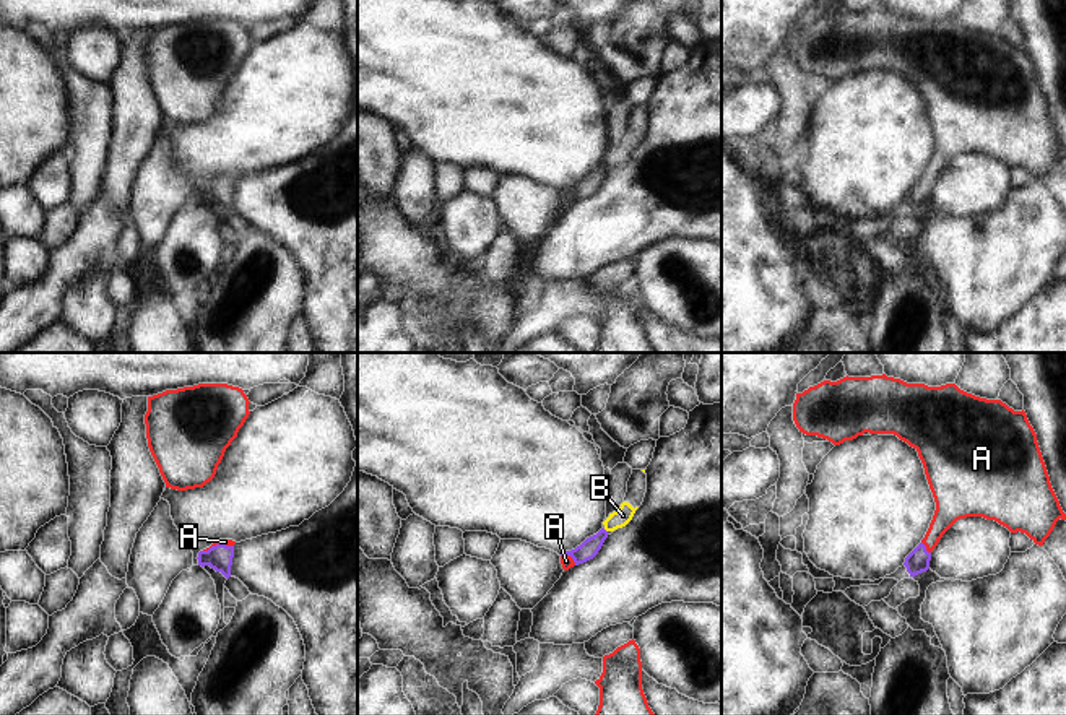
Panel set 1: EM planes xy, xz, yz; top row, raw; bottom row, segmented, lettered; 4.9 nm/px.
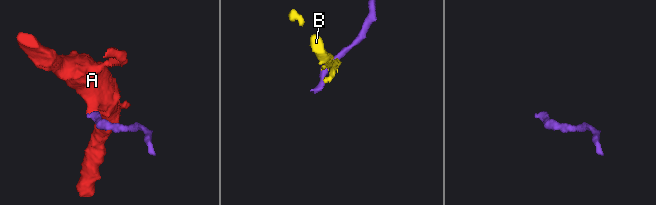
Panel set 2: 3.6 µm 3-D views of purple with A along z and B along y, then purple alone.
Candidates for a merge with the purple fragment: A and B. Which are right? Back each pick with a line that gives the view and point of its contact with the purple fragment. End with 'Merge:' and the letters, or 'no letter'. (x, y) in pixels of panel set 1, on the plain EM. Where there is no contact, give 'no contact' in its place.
A: xz (569, 190)
Merge: A

